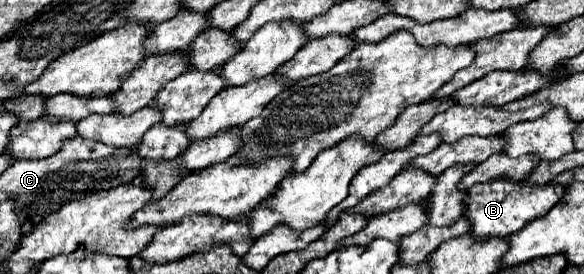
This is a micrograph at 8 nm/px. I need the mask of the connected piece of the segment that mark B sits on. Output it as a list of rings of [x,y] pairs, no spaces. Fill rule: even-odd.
[[[506,177],[472,185],[468,189],[466,217],[472,221],[472,233],[478,237],[508,237],[520,231],[530,221],[546,215],[564,195],[564,185],[530,185],[526,181],[512,181]]]

